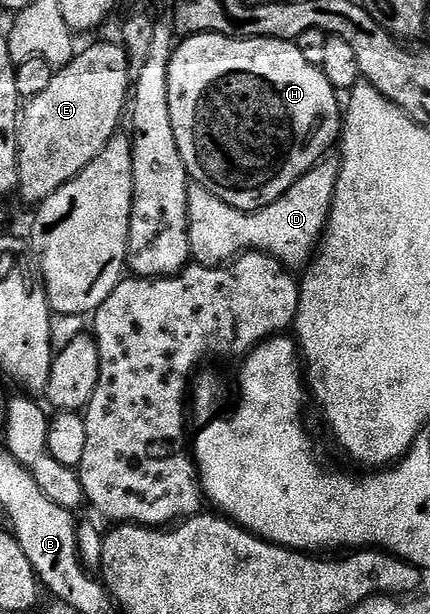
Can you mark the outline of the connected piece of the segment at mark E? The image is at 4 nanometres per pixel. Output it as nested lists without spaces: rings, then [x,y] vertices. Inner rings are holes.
[[[123,43],[92,44],[85,52],[77,51],[65,68],[57,68],[50,86],[42,94],[31,97],[23,105],[16,138],[16,169],[18,196],[31,206],[39,206],[54,190],[70,182],[117,135],[120,119],[125,119],[130,103],[130,85],[134,76],[128,63],[128,51]]]

